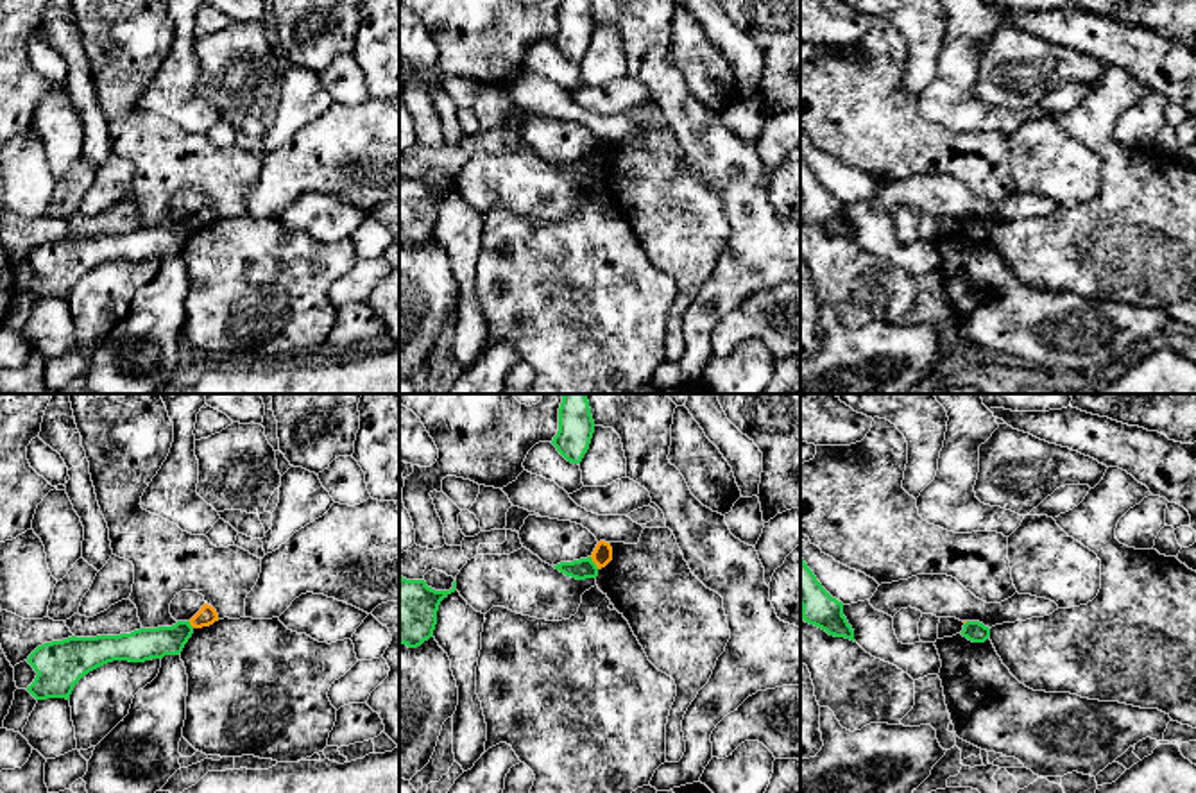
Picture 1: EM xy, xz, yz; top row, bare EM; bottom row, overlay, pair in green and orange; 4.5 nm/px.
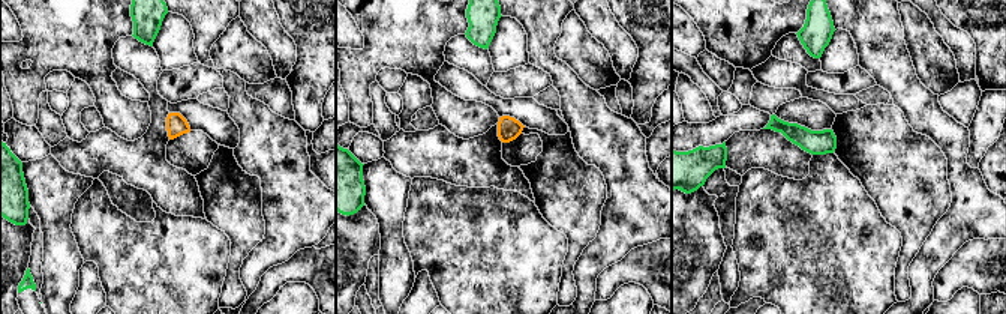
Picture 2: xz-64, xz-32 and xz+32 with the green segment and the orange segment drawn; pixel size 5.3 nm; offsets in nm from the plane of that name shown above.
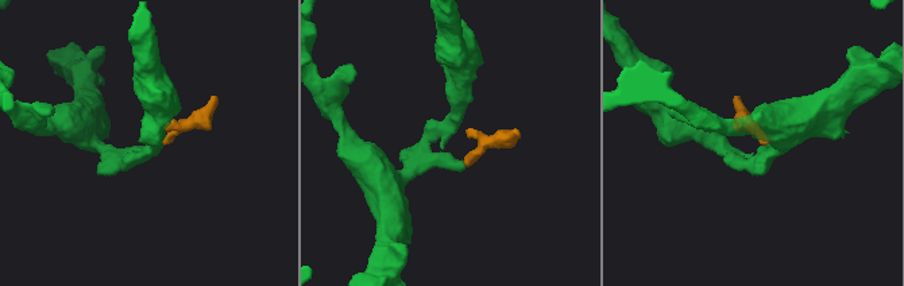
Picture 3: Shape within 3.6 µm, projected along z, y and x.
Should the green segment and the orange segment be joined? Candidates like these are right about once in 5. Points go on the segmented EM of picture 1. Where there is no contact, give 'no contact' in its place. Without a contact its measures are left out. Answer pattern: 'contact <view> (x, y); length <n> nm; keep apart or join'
contact xz (593, 562); length 70 nm; keep apart

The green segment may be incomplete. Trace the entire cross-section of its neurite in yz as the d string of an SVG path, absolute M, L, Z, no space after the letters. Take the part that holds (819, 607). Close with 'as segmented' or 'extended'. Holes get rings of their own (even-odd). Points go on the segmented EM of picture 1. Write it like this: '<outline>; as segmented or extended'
M800 557L802 619L829 635L854 641L854 630L843 616L843 603L833 598Z; as segmented

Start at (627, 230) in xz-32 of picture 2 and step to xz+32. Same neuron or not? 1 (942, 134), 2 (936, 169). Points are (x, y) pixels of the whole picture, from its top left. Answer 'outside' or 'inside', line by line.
1: inside
2: outside

